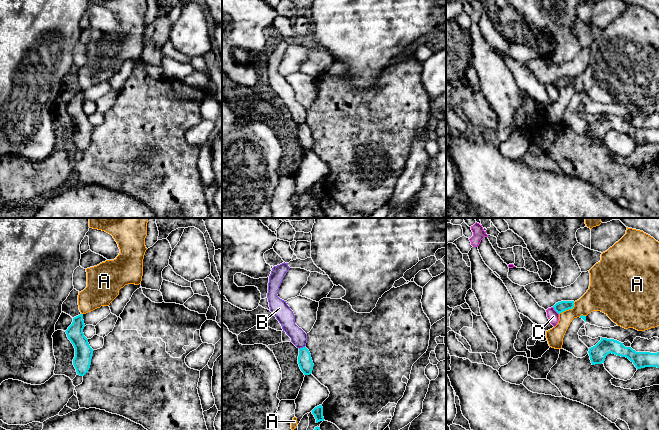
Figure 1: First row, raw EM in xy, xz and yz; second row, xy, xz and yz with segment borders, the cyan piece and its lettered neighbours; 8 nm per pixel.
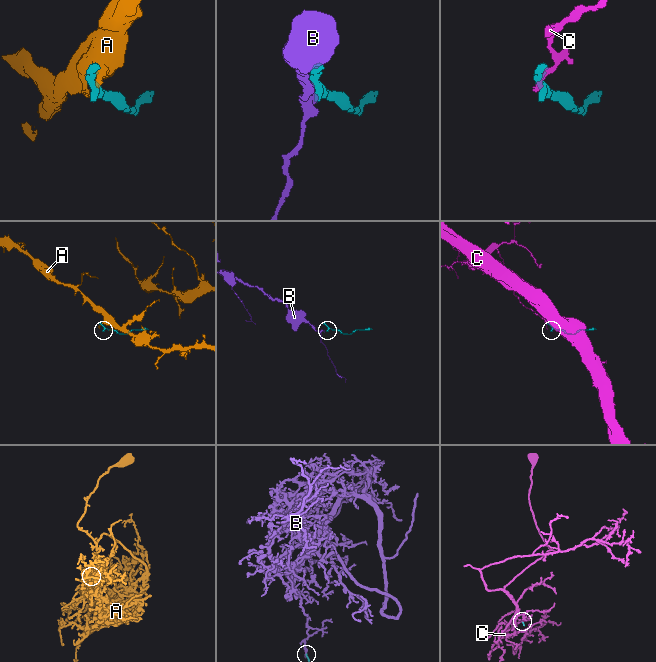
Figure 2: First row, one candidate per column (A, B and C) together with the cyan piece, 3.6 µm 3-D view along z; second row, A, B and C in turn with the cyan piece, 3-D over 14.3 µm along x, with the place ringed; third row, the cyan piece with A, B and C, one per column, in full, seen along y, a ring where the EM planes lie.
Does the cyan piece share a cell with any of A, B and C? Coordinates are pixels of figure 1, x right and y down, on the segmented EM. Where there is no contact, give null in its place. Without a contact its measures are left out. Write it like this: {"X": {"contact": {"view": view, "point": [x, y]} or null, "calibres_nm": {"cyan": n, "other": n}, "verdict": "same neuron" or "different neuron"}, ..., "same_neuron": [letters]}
{"A": {"contact": {"view": "yz", "point": [568, 309]}, "calibres_nm": {"cyan": 90, "other": 200}, "verdict": "different neuron"}, "B": {"contact": {"view": "xz", "point": [301, 348]}, "calibres_nm": {"cyan": 120, "other": 130}, "verdict": "different neuron"}, "C": {"contact": {"view": "yz", "point": [555, 310]}, "calibres_nm": {"cyan": 90, "other": 90}, "verdict": "different neuron"}, "same_neuron": []}

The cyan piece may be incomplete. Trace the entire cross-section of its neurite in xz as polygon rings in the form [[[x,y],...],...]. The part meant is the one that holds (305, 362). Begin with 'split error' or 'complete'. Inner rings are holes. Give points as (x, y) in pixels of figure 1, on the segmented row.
complete; [[[306,347],[299,349],[298,364],[304,375],[310,375],[313,370],[311,354]]]

